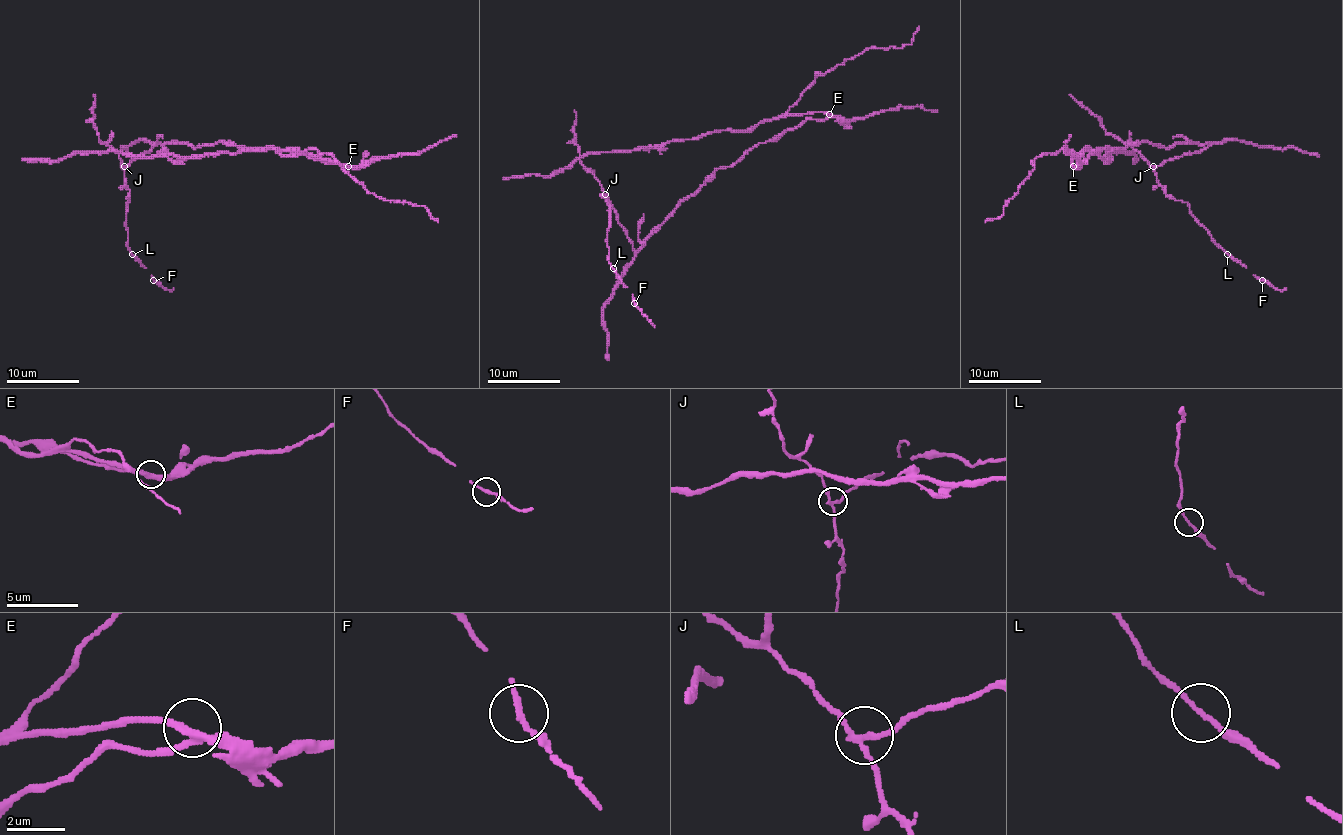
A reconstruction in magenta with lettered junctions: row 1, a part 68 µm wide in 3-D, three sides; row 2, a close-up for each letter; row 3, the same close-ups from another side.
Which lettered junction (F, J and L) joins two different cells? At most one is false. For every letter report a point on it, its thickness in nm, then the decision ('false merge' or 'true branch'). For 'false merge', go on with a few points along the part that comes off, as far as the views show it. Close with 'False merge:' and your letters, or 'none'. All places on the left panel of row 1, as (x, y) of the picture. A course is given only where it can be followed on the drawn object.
F: place (153, 280); calibre 180 nm; true branch
J: place (124, 166); calibre 160 nm; false merge; course (124, 166), (157, 144), (232, 142), (299, 149), (347, 167), (270, 147), (22, 158)
L: place (132, 254); calibre 140 nm; true branch
False merge: J

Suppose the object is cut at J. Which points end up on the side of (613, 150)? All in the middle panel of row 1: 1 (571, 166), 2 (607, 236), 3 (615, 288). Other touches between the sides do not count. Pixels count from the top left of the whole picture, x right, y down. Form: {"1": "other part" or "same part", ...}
{"1": "same part", "2": "other part", "3": "same part"}

